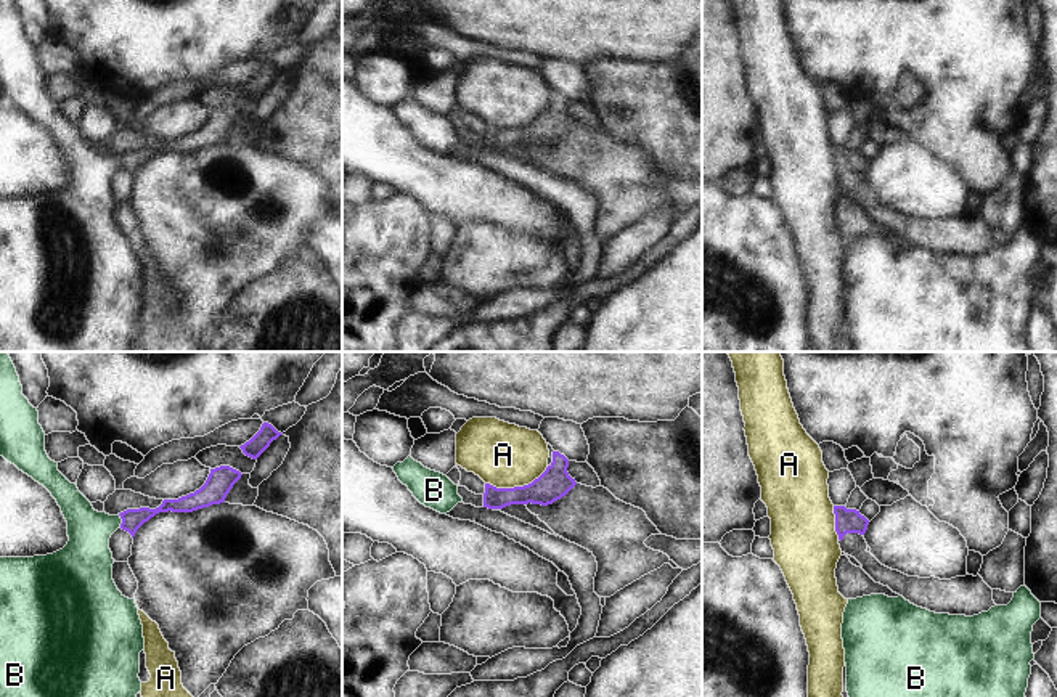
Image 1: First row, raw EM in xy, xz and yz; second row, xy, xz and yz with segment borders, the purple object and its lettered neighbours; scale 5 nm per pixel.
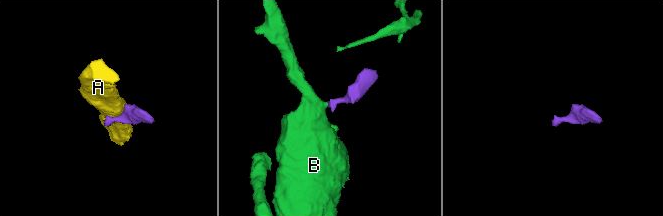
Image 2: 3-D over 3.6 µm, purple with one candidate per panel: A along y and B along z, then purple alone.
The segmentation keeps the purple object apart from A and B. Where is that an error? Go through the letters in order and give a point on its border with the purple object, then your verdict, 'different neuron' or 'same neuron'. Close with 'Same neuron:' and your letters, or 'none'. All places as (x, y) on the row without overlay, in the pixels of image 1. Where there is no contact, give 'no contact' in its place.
A: meets purple in xz at (516, 127); different neuron
B: meets purple in xy at (122, 161); same neuron
Same neuron: B

